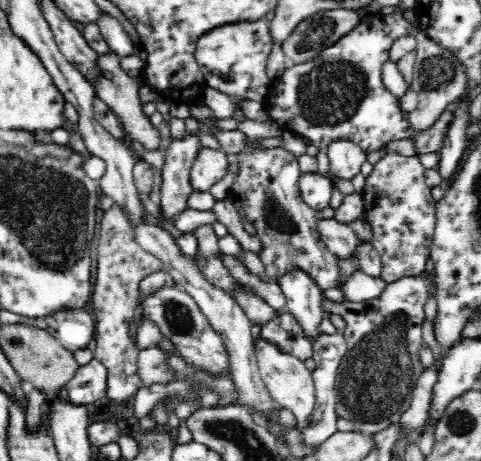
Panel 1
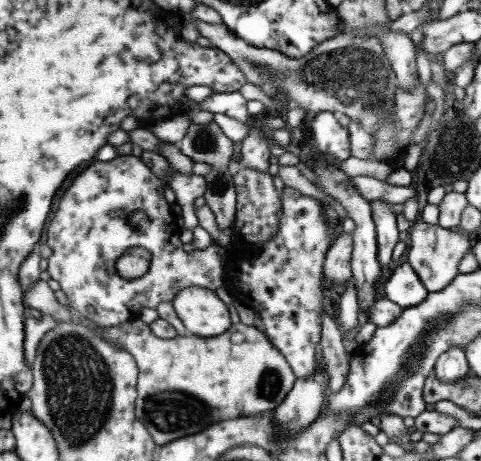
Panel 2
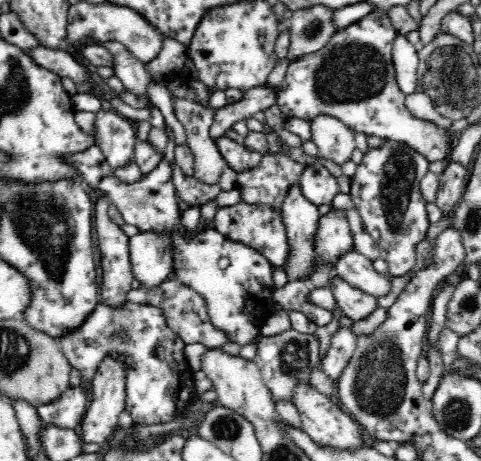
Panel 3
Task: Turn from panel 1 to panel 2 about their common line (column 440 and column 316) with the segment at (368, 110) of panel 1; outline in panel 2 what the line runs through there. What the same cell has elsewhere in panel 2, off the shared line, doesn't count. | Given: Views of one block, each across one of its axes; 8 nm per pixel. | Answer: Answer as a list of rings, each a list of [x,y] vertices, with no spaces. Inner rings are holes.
[[[321,112],[311,126],[315,146],[333,162],[343,162],[351,158],[351,136],[349,130],[337,120],[333,112]]]

